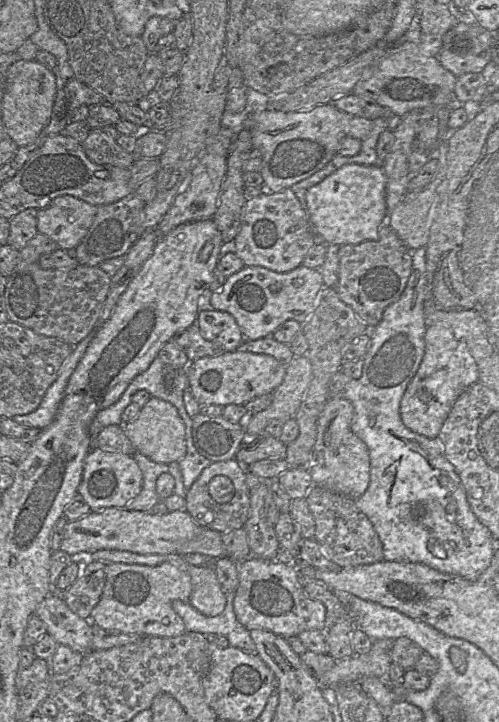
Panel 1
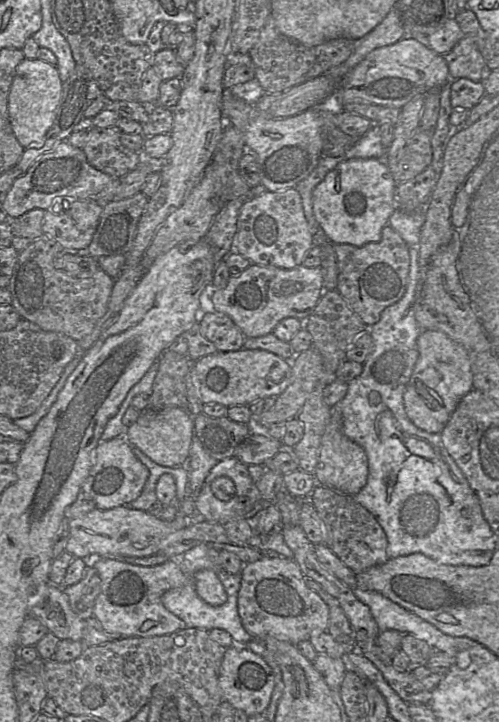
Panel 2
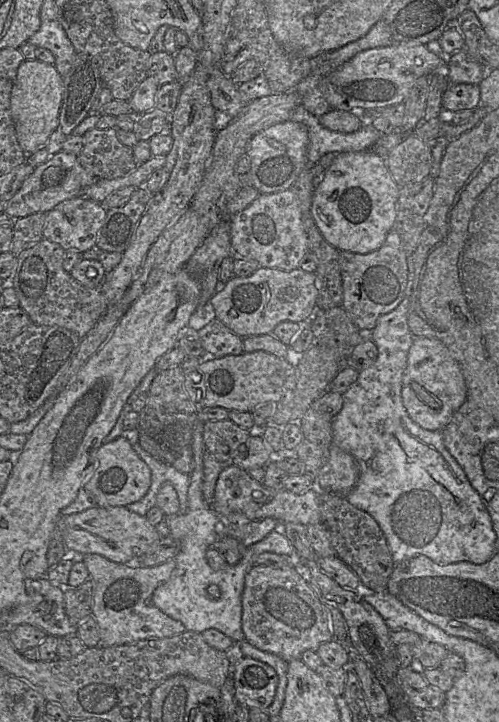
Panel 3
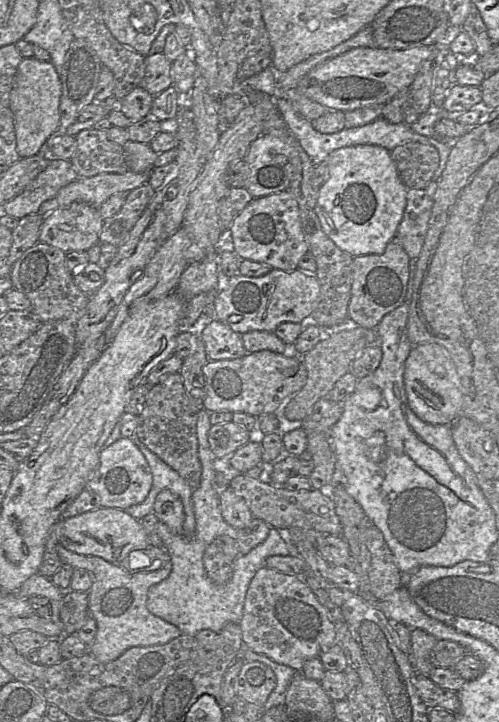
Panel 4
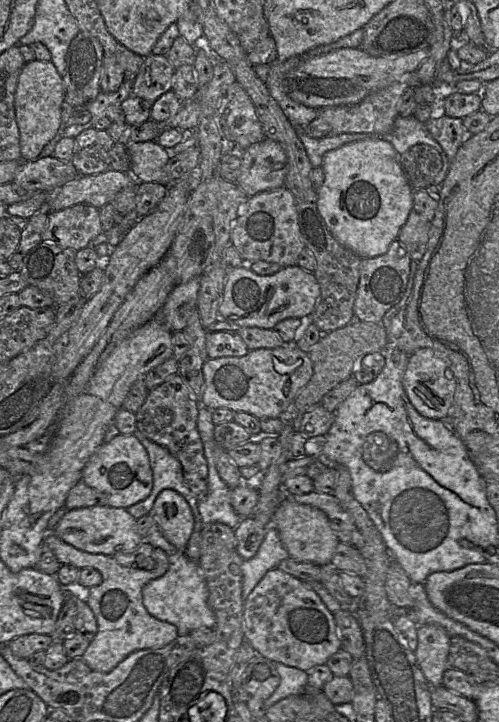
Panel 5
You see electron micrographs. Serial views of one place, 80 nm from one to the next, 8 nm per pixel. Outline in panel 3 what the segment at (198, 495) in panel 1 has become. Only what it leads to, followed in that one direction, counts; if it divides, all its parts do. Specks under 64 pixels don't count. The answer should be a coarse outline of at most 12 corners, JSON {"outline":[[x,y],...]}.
{"outline":[[227,463],[210,506],[250,521],[323,523],[316,487],[268,488]]}

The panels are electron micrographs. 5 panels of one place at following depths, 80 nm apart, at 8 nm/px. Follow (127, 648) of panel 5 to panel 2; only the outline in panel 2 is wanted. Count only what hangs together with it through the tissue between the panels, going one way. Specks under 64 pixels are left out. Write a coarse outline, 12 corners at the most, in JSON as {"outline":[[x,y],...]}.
{"outline":[[94,558],[93,617],[112,640],[186,629],[161,601],[187,581],[176,559]]}

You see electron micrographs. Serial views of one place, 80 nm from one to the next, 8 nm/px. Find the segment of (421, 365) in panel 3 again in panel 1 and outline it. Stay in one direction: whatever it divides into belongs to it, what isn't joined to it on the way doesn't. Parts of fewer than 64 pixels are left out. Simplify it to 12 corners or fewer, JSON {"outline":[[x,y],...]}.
{"outline":[[429,324],[400,402],[403,424],[437,438],[478,380],[466,343]]}

